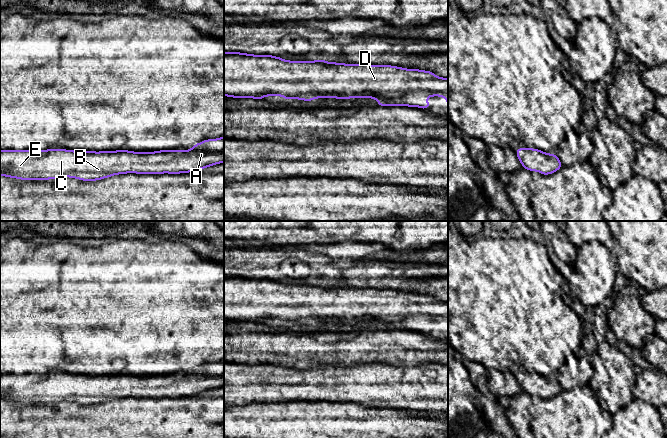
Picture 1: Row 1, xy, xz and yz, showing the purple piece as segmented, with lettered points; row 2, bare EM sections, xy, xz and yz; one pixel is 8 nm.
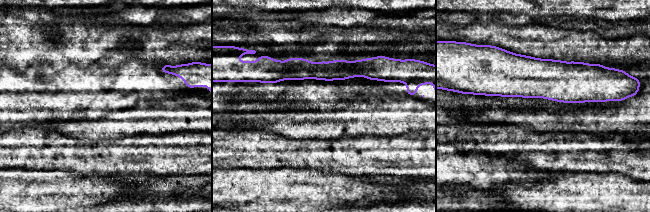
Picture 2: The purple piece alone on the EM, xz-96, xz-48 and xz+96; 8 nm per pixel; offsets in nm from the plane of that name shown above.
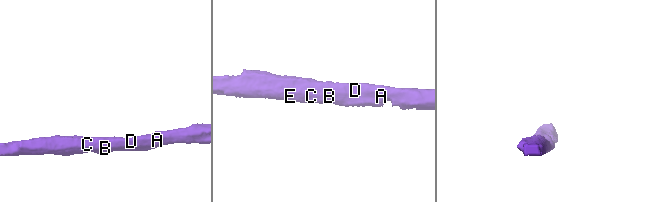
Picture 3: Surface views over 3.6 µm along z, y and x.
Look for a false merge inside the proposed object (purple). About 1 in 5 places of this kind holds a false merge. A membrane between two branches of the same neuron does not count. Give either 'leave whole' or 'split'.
leave whole

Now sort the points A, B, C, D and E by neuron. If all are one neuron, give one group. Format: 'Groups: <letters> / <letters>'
Groups: A B C D E

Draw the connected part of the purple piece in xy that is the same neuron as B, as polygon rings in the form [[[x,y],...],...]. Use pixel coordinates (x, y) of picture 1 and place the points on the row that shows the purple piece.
[[[224,137],[205,139],[191,150],[156,152],[0,150],[0,175],[28,180],[63,177],[96,181],[117,174],[179,174],[224,162]]]

